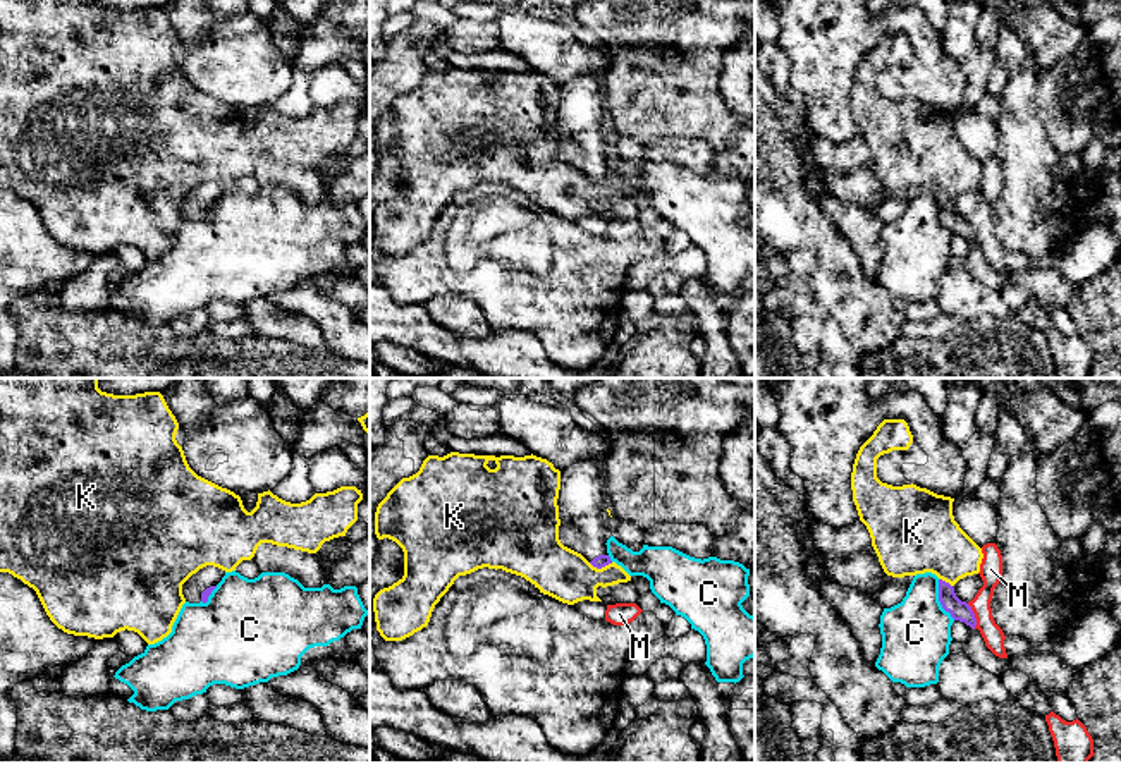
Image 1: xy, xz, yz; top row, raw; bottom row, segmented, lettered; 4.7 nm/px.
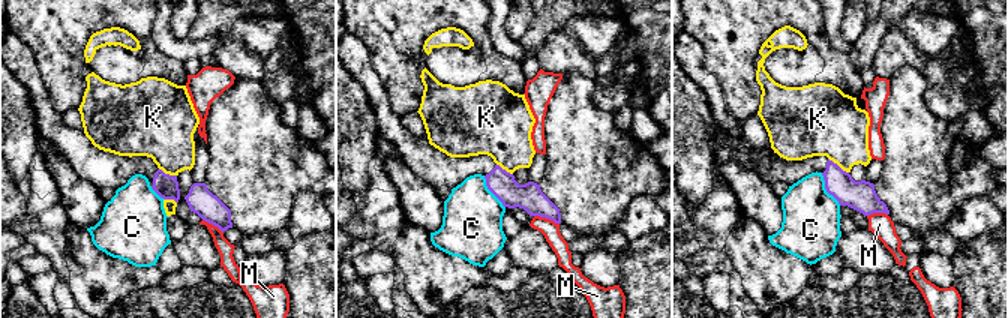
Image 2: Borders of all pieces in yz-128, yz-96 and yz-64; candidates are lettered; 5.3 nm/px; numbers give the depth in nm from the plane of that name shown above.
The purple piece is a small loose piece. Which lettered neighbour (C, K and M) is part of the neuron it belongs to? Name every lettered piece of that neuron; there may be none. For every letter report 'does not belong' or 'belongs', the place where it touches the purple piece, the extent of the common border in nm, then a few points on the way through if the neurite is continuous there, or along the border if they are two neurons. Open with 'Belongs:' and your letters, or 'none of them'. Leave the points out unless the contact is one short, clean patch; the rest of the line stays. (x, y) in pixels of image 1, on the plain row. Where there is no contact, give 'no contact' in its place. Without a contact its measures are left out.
Belongs: none of them
C: does not belong; meets purple in yz at (939, 215); contact 200 nm long; border along yz (937, 195), (937, 215), (955, 234)
K: does not belong; meets purple in xz at (600, 183); contact 120 nm long; border along xz (588, 177), (597, 183), (612, 177)
M: does not belong; meets purple in yz at (973, 231); contact 130 nm long

